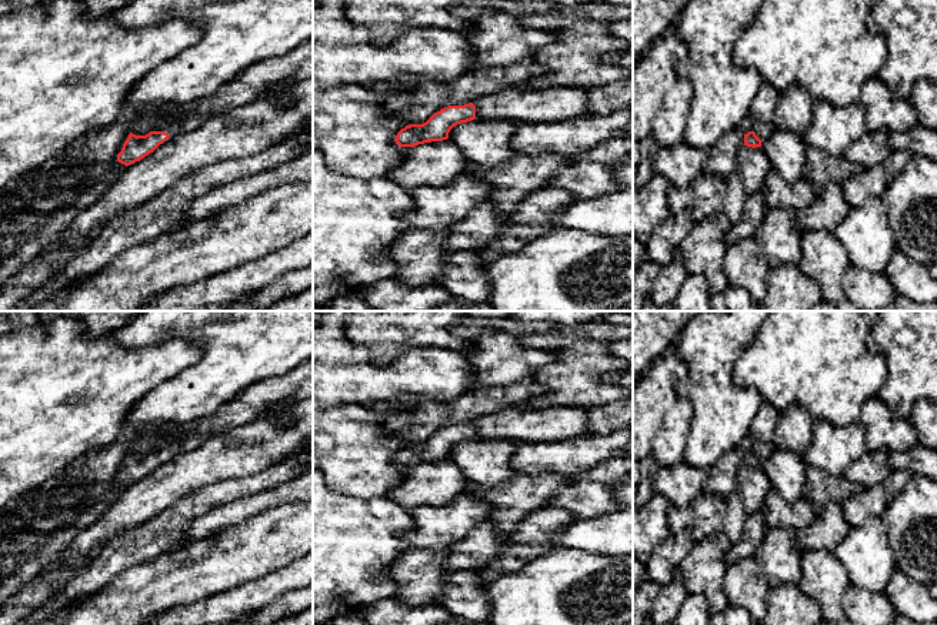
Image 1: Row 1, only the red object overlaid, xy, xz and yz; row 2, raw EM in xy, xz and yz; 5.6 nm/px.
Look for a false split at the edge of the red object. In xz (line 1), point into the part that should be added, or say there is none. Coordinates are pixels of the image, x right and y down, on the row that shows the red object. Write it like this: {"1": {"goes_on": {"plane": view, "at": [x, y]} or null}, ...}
{"1": {"goes_on": null}}

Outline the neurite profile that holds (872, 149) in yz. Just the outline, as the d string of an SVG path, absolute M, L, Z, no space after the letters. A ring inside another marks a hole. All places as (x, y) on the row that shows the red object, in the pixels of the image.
M887 130L866 131L857 141L851 143L844 157L861 168L883 164L893 151L888 137Z

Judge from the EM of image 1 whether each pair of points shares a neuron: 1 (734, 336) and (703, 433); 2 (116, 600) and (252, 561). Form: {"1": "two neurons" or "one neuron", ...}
{"1": "one neuron", "2": "one neuron"}

